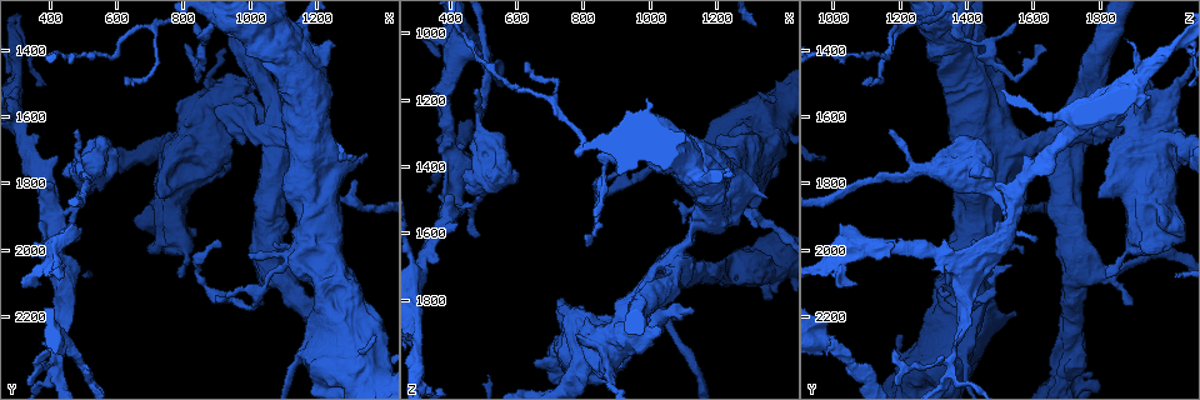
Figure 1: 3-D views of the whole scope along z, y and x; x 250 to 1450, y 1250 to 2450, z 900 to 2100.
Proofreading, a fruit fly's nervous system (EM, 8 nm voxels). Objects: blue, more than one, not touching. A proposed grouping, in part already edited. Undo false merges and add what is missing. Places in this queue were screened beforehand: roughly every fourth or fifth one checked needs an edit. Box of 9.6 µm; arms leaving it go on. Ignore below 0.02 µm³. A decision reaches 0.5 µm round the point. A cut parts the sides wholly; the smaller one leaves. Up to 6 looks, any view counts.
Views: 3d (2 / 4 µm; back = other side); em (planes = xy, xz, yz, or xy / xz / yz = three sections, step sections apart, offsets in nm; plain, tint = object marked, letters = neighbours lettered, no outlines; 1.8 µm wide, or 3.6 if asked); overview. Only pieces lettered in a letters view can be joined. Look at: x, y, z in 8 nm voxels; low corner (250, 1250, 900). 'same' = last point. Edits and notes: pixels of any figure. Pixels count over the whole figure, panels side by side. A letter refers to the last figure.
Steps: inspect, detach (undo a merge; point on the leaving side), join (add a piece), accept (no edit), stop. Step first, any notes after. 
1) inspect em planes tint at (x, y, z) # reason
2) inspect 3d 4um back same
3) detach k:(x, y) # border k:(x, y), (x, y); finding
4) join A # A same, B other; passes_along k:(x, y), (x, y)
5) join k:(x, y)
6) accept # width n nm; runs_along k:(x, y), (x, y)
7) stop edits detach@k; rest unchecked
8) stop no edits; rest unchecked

inspect em planes letters at (910, 1570, 1890) # abrupt turn

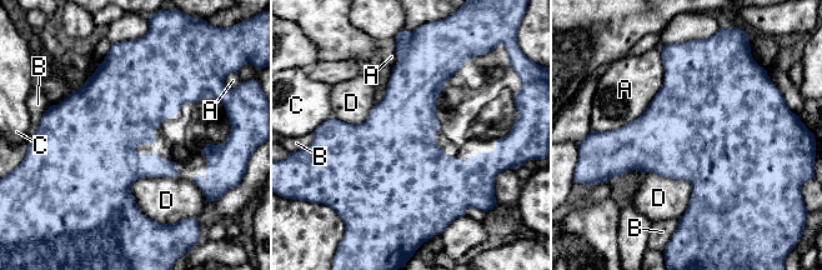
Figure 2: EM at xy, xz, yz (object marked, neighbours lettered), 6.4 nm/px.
accept # width 500 nm; A other, B other, C other, D other; border 2:(176, 176), (139, 178), (139, 213); continuous, no second neuron

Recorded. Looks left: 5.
inspect em 3.6um planes tint at (1080, 1640, 1700) # calibre changes

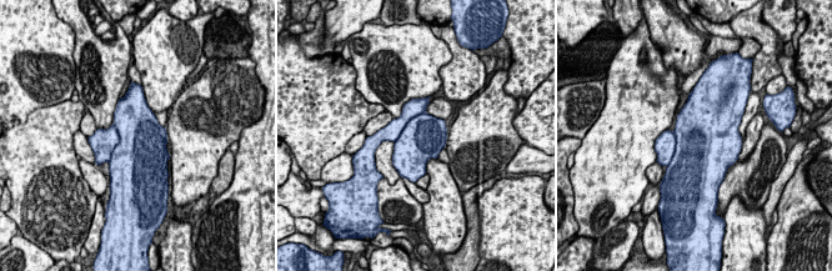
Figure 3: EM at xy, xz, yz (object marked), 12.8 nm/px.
inspect em 3.6um planes letters same

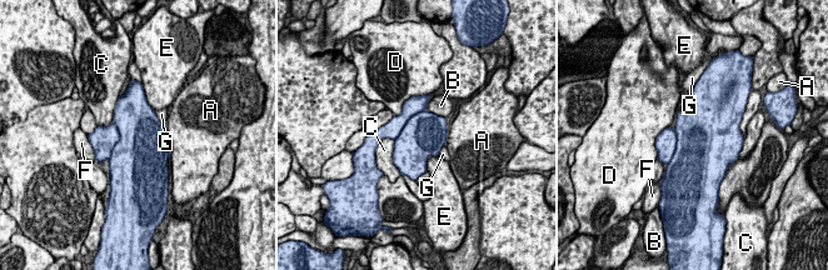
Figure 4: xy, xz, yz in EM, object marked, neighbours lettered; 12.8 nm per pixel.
detach 4:(134, 151) # A other, B other, C other, D other, E other, F other, G other; a second neuron is stuck on

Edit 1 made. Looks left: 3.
inspect overview

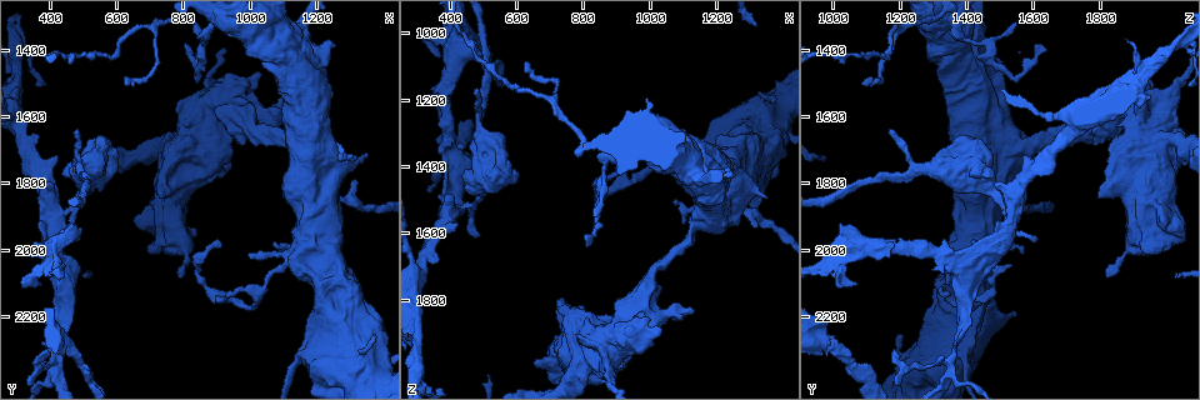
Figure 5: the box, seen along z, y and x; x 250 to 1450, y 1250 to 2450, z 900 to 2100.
inspect em planes letters at (410, 2330, 1350)

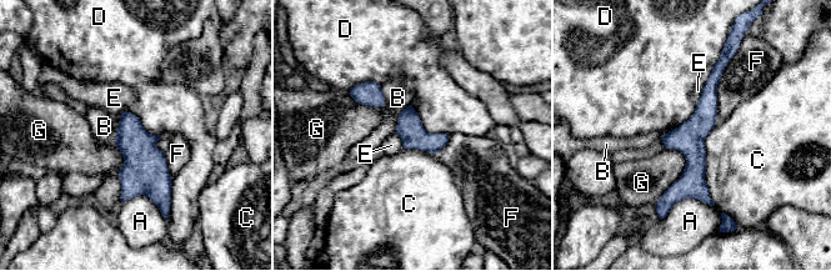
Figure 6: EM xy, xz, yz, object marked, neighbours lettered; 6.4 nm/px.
accept # width 170 nm; A other, B other, C other, D other, E other, F other, G other; runs_along 6:(721, 63), (695, 171), (666, 201); all the same neuron

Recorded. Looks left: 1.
stop edits detach@4; rest unchecked

